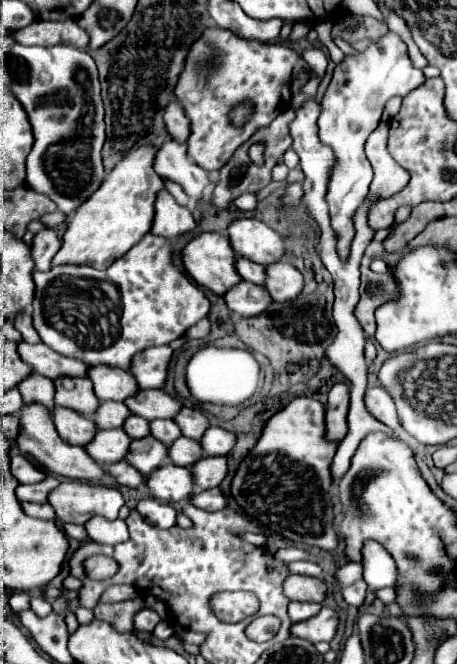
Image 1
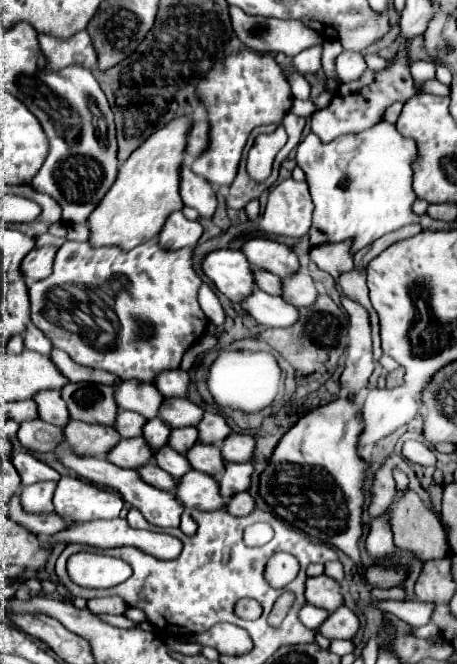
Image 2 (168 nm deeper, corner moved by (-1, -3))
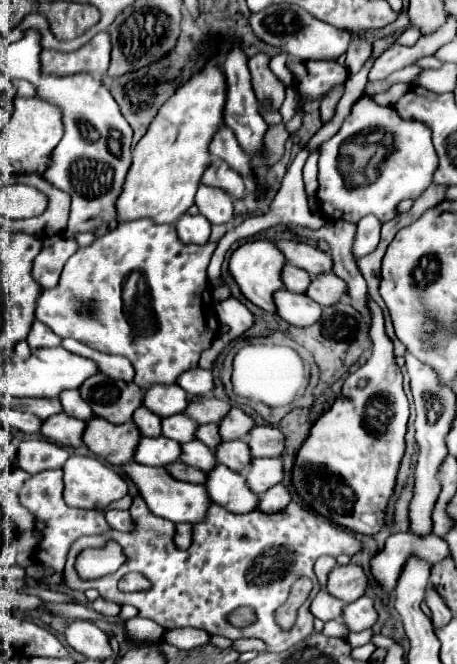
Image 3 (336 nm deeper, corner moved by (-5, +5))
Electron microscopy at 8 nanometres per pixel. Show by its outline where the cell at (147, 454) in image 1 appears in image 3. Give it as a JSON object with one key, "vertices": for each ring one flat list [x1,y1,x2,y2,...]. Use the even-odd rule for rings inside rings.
{"vertices":[[196,439,184,443,180,449,182,449,180,461,186,463,186,465,192,465,192,467,196,467,196,469,202,469,204,473,210,471,210,469,216,465,216,457,214,457,212,449,206,447,204,443,196,441]]}

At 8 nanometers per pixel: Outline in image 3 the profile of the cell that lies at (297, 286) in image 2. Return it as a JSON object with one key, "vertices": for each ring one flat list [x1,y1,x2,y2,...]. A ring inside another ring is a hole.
{"vertices":[[332,271,320,273,312,277,312,285,306,289,306,297,312,297,312,301,320,305,334,305,338,303,340,295,346,291,346,283,336,277]]}

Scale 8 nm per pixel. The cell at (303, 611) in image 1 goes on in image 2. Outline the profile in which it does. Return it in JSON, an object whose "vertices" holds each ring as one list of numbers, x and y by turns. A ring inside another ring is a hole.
{"vertices":[[306,603,302,609,300,609,300,621,308,627,308,629,314,629,314,631,318,631,320,629,320,625,328,619,328,611,324,611,324,609,320,609,320,607,314,607,314,605,310,605,310,603]]}

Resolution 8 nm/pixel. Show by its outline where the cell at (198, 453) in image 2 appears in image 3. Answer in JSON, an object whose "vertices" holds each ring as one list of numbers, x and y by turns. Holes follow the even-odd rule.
{"vertices":[[224,441,216,449,216,461,230,467,232,471,242,471,250,463,248,445,244,441]]}

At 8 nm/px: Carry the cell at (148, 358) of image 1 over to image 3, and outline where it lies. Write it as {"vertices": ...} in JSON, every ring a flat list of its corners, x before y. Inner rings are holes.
{"vertices":[[188,369,188,373,182,373,176,383,188,393,188,395,212,395,214,389,214,377,212,371,206,369]]}

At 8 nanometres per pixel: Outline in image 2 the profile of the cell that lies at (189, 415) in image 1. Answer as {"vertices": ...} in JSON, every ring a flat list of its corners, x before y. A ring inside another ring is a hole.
{"vertices":[[206,413,196,427,200,429,200,443,210,443,210,445,224,443,228,433,232,433,232,427,220,413]]}

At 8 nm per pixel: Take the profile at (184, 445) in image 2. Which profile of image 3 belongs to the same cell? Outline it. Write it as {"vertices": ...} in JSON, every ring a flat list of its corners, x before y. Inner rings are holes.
{"vertices":[[206,423,206,425,198,425,196,429,196,439,202,441,204,445,208,445,210,449,216,447,220,443,220,435,218,435,218,425]]}

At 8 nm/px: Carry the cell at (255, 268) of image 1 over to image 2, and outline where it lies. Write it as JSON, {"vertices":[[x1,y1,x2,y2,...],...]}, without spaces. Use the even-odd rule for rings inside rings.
{"vertices":[[254,269,254,277,256,277,258,289,262,289,270,295,282,295,282,279,278,275,264,271,264,269]]}

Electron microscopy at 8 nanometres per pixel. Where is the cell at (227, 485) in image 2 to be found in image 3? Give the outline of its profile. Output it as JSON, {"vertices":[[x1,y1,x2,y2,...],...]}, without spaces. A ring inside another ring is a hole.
{"vertices":[[278,457,252,459,248,469,244,469,244,479,252,493,260,495,282,481,282,463]]}

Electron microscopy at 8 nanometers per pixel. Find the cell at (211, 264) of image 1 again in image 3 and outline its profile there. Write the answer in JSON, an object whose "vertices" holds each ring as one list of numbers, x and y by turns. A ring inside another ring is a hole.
{"vertices":[[258,239,258,241,248,241,244,245,240,245,238,249,234,249,230,253,228,259,228,271,232,275,232,279,238,283,242,295,252,301,254,305,262,307,264,311,274,313,274,301,272,301,272,293,276,289,282,289,282,281,280,281,280,269,284,265,284,255,266,239]]}

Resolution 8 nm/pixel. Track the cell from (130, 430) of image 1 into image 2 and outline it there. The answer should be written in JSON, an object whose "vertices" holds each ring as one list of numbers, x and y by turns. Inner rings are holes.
{"vertices":[[156,417,144,425,144,439,148,441,148,445,152,445,152,449,160,449,160,447,168,445,170,431,172,429,160,417]]}

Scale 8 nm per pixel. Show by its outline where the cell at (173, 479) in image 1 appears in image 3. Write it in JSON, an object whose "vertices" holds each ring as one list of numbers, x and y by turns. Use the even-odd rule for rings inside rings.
{"vertices":[[214,465,214,469,208,471,208,481,204,483,204,487,208,489,208,497,210,497,214,503,222,505,224,509,228,509,228,511,232,511,232,513,248,513,248,511,254,511,254,509,256,509,258,495,254,495,254,493,248,489,248,485,246,485,246,481,244,481,244,477,242,477,240,473,228,469,228,467,224,467,224,465]]}

